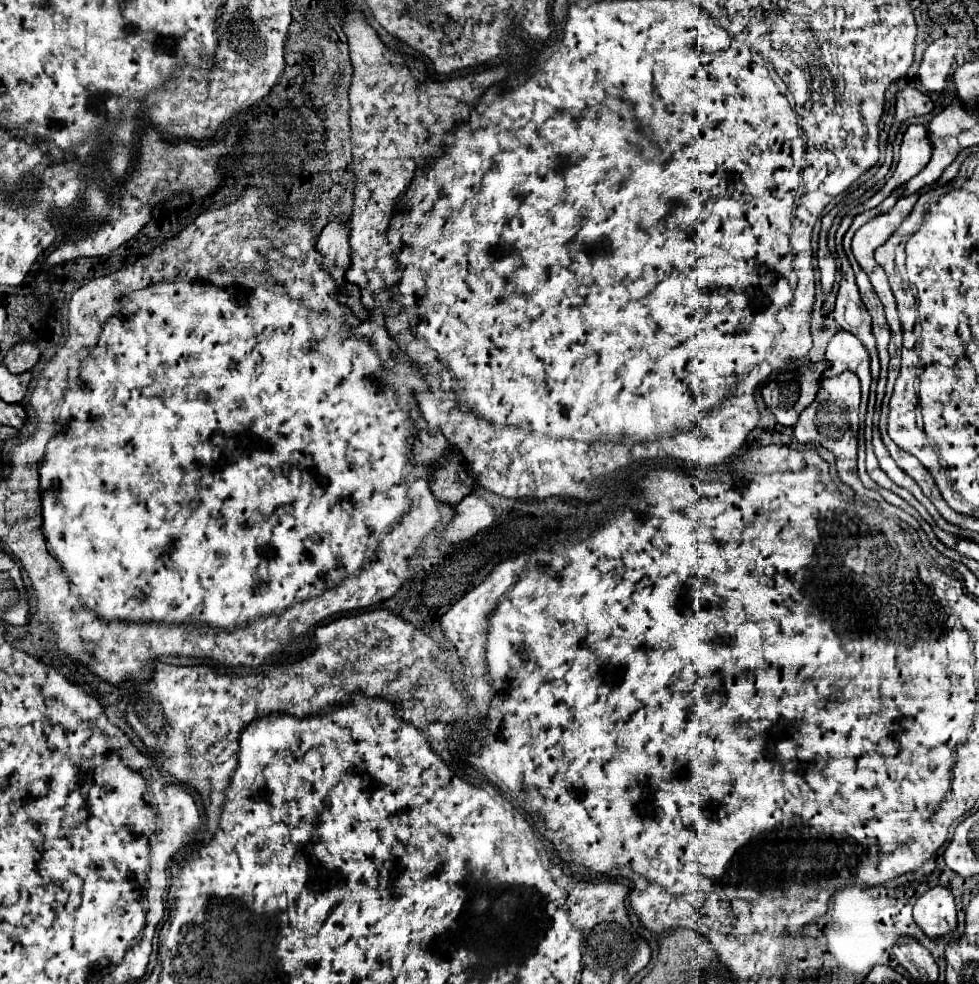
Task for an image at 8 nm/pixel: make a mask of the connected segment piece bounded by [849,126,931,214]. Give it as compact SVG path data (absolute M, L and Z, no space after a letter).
M909 126L905 130L899 154L901 156L899 156L897 168L891 174L891 178L887 178L887 182L879 188L877 194L873 194L873 198L869 198L865 204L859 204L849 214L857 214L857 212L863 212L863 210L869 210L869 208L877 206L883 198L887 198L891 194L891 190L895 190L899 184L907 182L911 176L915 176L923 168L923 164L929 162L929 158L931 158L931 142L927 138L925 126Z

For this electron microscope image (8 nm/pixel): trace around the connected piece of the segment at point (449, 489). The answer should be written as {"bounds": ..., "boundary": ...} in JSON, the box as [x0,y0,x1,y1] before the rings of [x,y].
{"bounds":[431,450,475,506],"boundary":[[[453,450],[453,454],[441,462],[433,474],[431,492],[433,496],[449,506],[457,506],[467,494],[471,494],[475,488],[475,478],[469,476],[469,472],[463,468],[461,454]]]}

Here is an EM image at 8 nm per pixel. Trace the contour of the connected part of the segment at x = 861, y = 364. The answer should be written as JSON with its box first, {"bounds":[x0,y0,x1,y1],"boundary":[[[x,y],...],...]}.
{"bounds":[823,332,871,412],"boundary":[[[837,332],[829,346],[827,346],[827,362],[829,368],[823,372],[823,378],[837,376],[839,372],[855,372],[861,380],[861,392],[863,392],[863,412],[867,408],[867,396],[869,396],[869,384],[871,384],[871,372],[869,372],[869,354],[863,348],[863,344],[851,334],[851,332]]]}

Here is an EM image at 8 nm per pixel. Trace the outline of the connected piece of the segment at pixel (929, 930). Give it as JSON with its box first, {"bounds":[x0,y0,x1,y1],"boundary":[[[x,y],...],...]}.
{"bounds":[913,886,957,940],"boundary":[[[943,886],[931,888],[915,902],[913,918],[931,940],[945,938],[957,930],[957,908],[953,894]]]}

